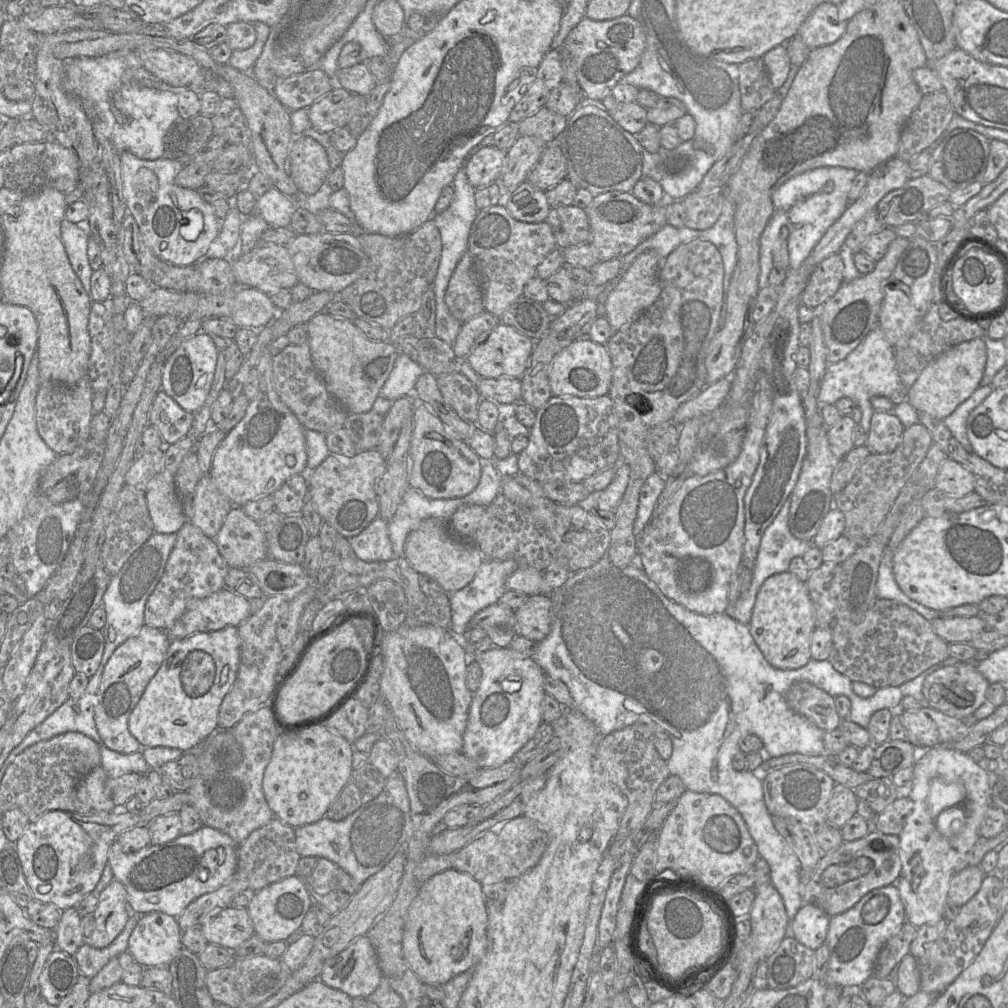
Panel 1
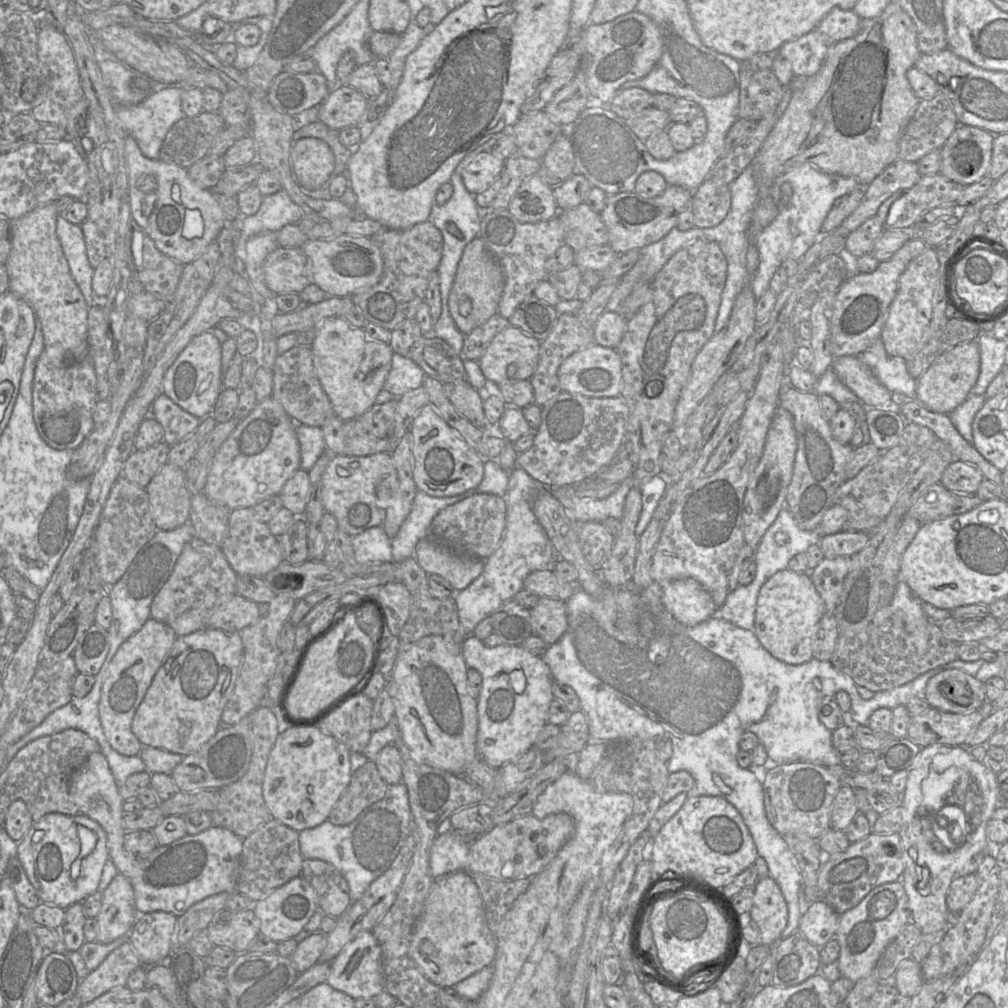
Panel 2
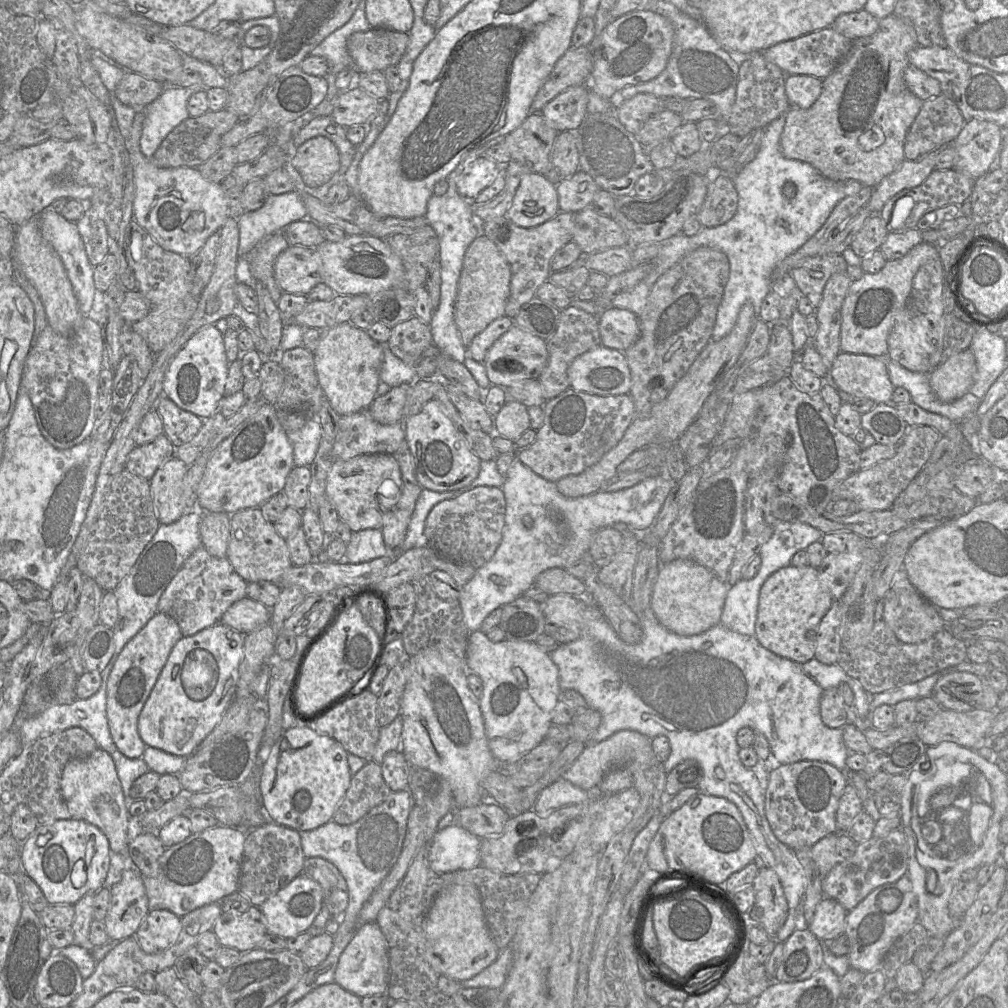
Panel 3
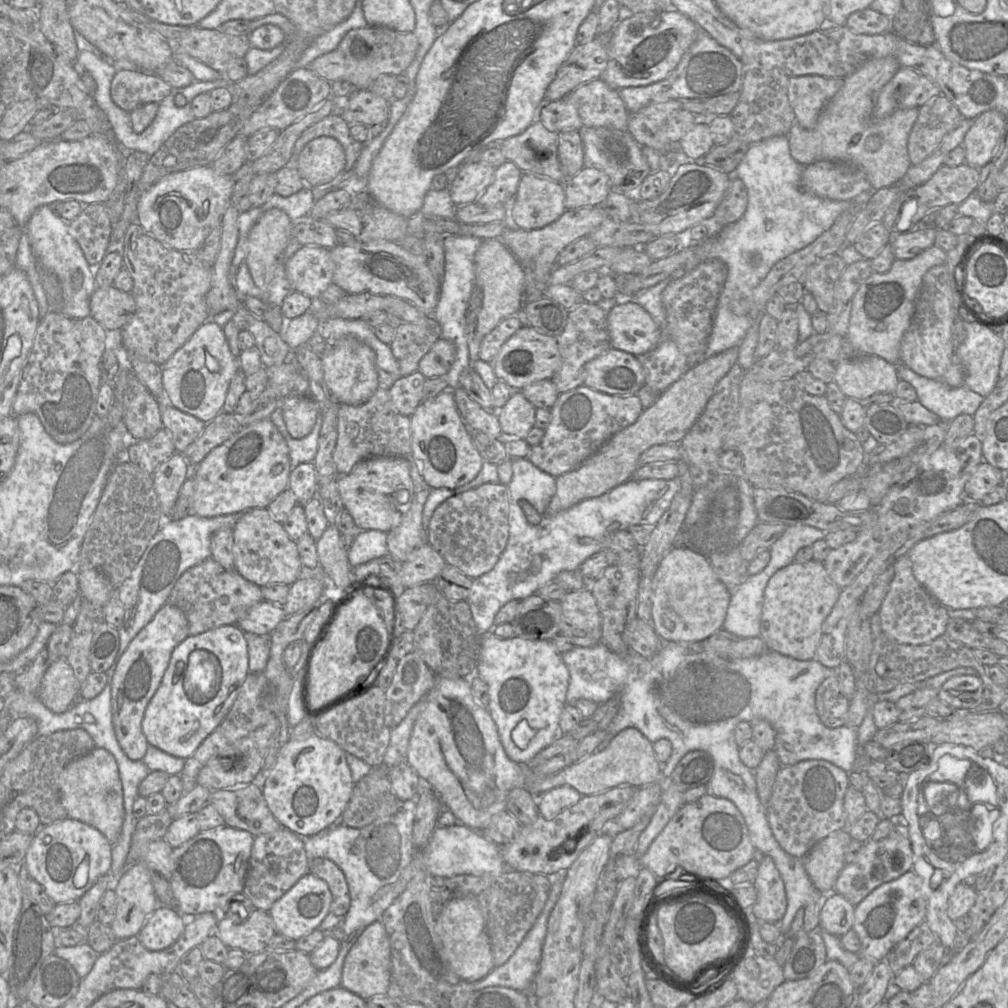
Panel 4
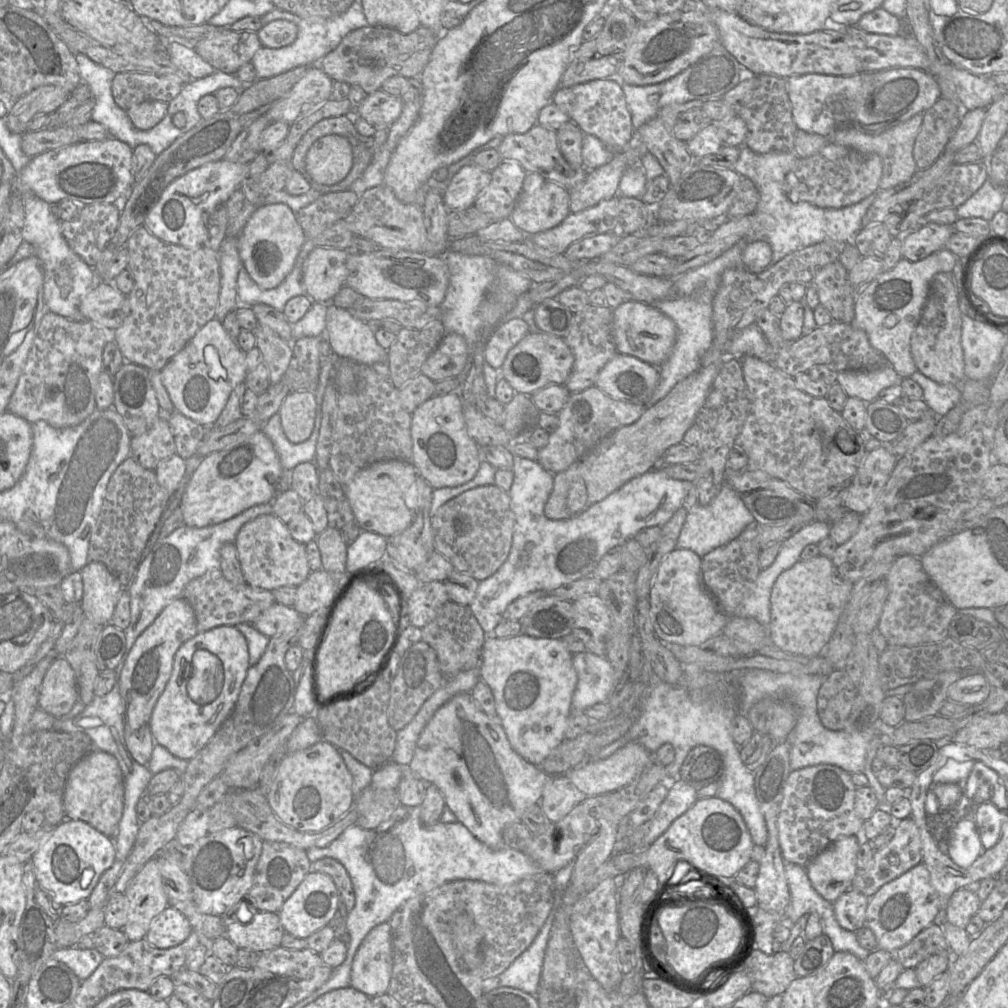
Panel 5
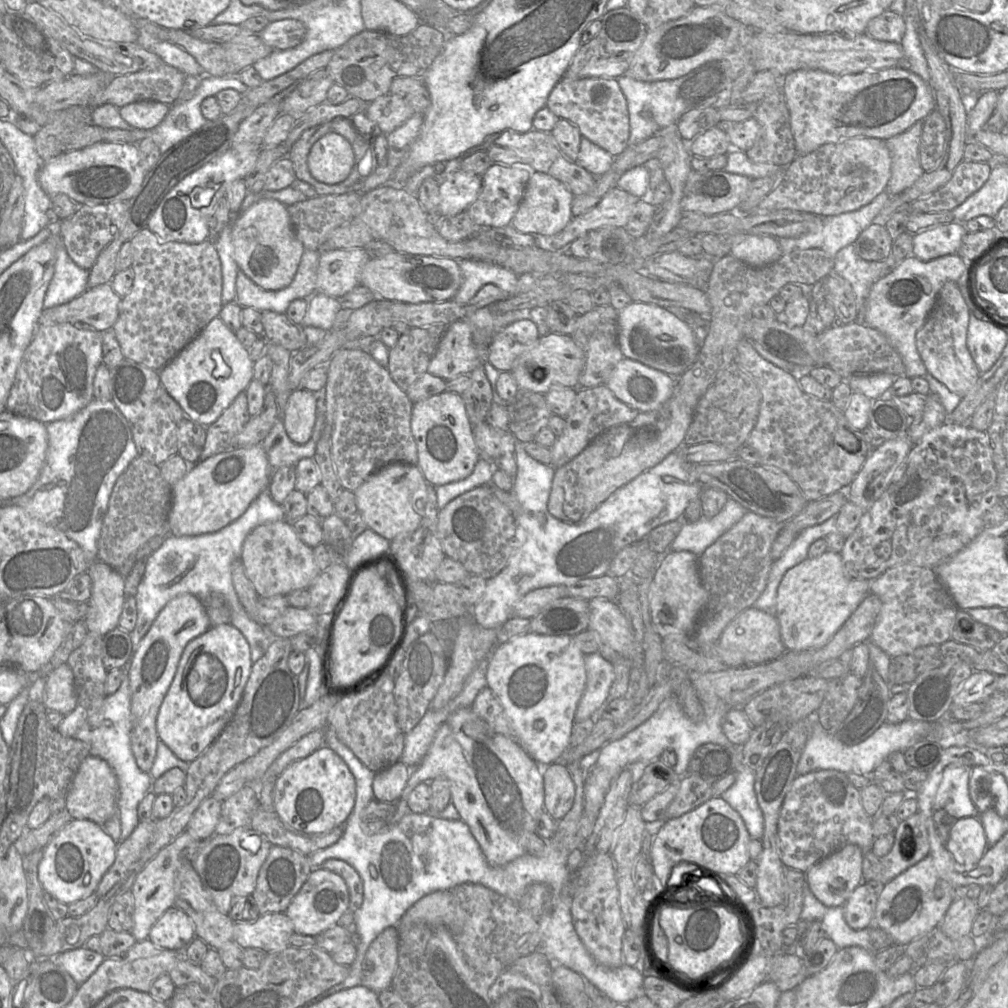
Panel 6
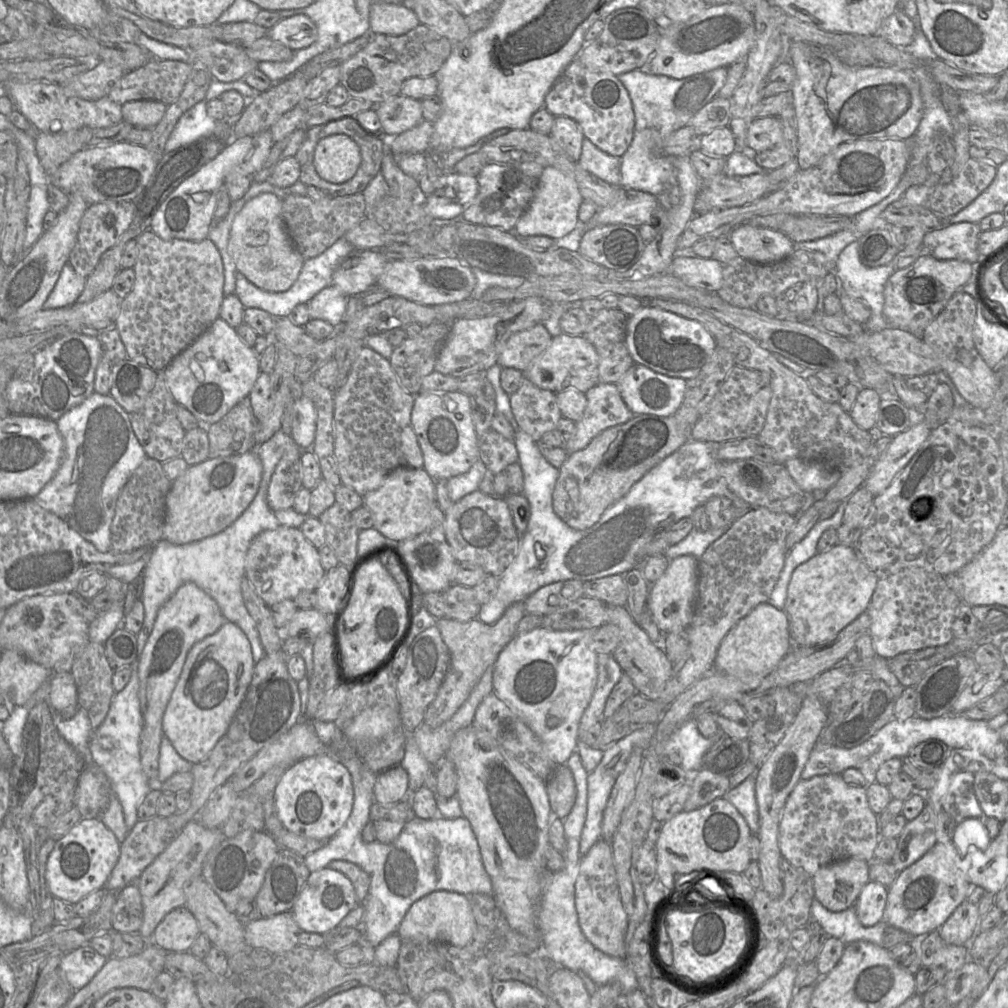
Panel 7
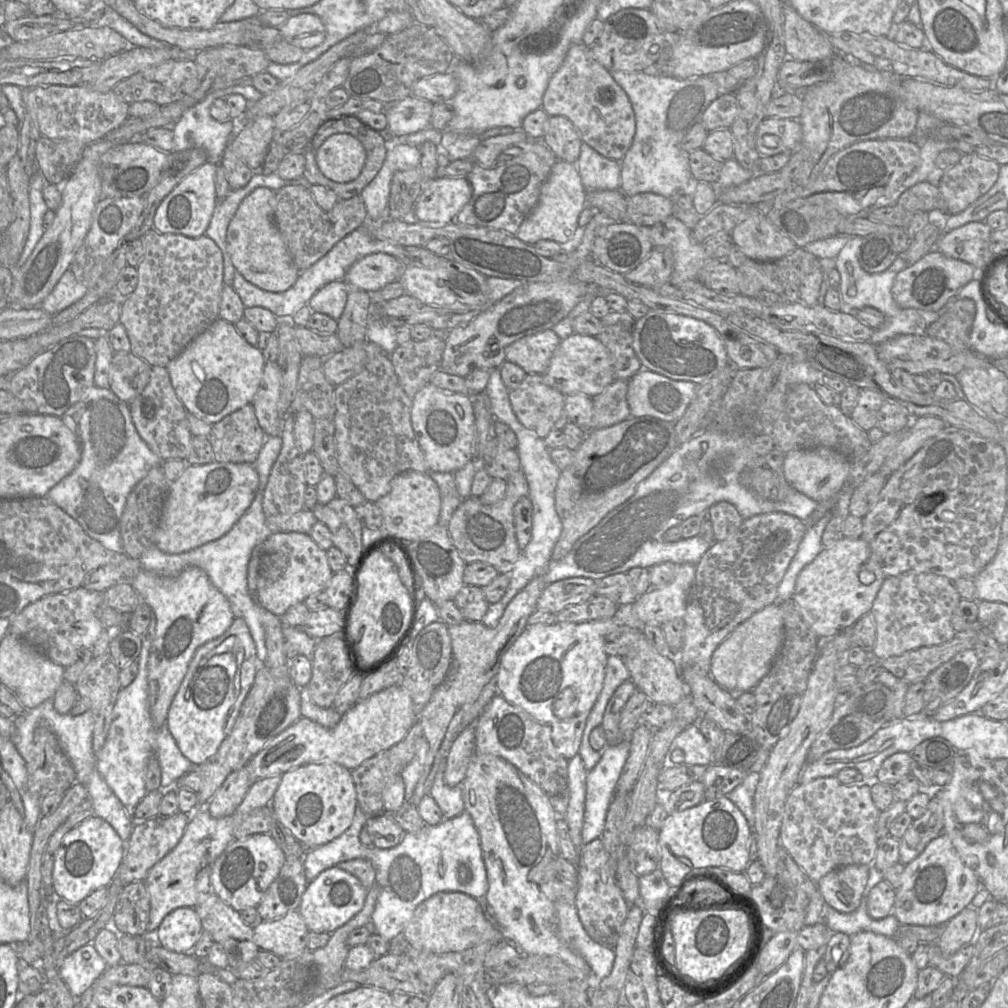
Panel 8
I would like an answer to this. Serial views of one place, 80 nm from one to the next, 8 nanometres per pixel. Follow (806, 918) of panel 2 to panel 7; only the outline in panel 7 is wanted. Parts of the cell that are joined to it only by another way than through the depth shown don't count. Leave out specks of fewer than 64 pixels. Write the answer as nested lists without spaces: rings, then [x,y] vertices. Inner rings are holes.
[[[874,881],[863,887],[856,903],[856,914],[859,922],[866,927],[880,922],[883,917],[888,895],[888,888]]]

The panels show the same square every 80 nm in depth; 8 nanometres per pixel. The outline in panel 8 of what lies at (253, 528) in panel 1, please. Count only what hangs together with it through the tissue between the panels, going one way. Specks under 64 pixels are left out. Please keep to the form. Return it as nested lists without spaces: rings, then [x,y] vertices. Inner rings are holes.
[[[275,532],[261,543],[256,601],[261,607],[280,617],[294,604],[324,591],[332,575],[326,551],[309,534]]]

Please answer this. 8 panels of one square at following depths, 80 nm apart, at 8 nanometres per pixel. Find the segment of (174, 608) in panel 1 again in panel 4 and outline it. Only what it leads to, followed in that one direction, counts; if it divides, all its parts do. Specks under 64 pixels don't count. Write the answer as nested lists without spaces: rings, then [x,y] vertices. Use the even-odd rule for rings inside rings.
[[[212,557],[187,569],[176,581],[167,604],[176,606],[186,616],[189,636],[210,629],[238,624],[247,612],[263,601],[261,588],[243,578],[236,570],[226,570]]]

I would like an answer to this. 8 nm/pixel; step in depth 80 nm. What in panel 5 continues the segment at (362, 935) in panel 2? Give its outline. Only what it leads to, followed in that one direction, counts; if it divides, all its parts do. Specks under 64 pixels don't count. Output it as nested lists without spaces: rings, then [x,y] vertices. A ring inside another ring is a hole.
[[[383,922],[370,930],[355,954],[351,987],[370,998],[386,994],[393,971],[391,927]]]

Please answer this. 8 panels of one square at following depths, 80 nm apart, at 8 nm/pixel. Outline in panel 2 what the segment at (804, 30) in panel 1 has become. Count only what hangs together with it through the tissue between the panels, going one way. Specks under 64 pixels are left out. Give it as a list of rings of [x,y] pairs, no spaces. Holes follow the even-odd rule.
[[[832,8],[821,20],[817,30],[829,36],[831,41],[841,41],[854,36],[860,29],[862,18],[852,9]]]

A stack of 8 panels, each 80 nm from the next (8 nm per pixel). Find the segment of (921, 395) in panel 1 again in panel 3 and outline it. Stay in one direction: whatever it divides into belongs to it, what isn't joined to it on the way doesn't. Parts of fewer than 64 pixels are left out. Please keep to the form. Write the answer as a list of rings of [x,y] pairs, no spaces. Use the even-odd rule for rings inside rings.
[[[969,349],[946,358],[929,373],[929,382],[935,395],[943,402],[952,402],[969,391],[975,380],[977,365]]]

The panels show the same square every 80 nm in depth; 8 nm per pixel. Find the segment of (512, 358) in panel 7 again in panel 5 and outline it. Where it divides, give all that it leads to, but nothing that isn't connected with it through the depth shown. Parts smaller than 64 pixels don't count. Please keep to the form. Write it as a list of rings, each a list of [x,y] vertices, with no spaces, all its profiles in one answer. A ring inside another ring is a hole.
[[[521,318],[499,324],[485,344],[485,361],[495,370],[500,369],[508,352],[529,332],[529,325]]]

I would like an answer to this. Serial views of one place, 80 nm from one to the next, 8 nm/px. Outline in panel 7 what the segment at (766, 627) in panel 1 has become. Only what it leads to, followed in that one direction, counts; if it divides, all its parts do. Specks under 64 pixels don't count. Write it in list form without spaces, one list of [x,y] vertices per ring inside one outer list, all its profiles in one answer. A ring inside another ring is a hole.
[[[836,544],[797,566],[790,578],[784,612],[793,646],[812,646],[833,639],[867,610],[878,577],[861,562],[852,546]]]

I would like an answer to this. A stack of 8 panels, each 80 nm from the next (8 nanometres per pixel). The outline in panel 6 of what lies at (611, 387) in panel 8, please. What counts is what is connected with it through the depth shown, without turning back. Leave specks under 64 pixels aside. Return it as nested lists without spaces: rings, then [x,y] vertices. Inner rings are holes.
[[[604,384],[578,389],[572,409],[565,417],[566,426],[550,448],[551,465],[557,469],[580,454],[596,437],[608,429],[634,420],[640,411],[620,401]]]

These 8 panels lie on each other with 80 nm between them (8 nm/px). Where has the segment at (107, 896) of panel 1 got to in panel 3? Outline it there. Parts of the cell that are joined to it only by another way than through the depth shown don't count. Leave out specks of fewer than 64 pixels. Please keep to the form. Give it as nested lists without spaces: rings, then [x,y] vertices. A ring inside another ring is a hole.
[[[127,867],[119,882],[110,888],[110,908],[103,920],[108,937],[120,941],[134,936],[149,912],[143,877],[135,868]]]

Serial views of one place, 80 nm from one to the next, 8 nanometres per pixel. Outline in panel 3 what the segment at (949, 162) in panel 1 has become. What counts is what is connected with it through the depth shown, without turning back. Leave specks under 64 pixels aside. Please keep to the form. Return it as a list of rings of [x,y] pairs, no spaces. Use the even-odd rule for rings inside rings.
[[[972,119],[966,121],[962,130],[951,143],[957,153],[953,169],[977,179],[994,167],[1000,151],[1003,130],[997,124]]]

